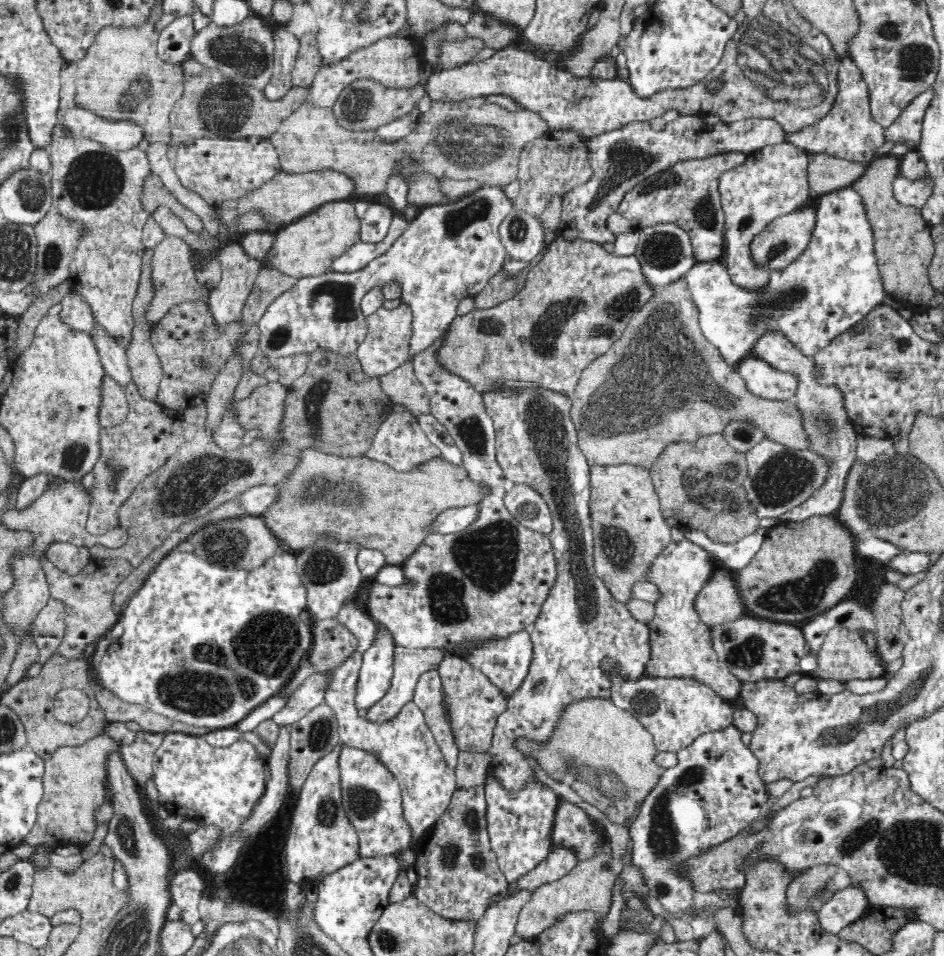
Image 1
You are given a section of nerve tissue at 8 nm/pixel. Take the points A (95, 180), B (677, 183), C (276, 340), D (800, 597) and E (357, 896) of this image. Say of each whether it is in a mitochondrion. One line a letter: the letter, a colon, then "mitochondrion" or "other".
A: mitochondrion
B: mitochondrion
C: mitochondrion
D: mitochondrion
E: other

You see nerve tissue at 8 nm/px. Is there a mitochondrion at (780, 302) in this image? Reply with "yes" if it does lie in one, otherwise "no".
yes

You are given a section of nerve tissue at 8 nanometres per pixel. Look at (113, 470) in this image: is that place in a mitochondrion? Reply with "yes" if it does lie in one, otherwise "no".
yes

